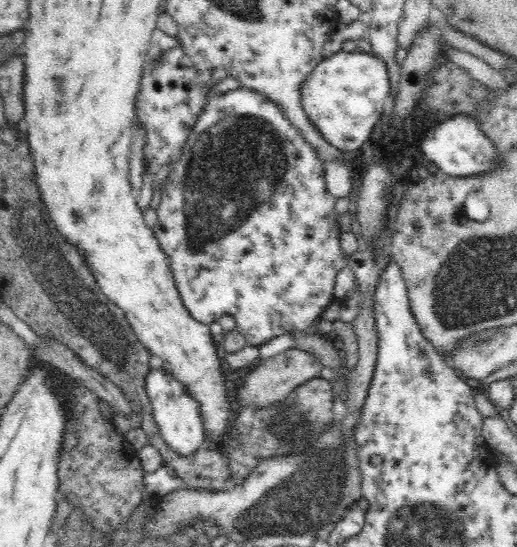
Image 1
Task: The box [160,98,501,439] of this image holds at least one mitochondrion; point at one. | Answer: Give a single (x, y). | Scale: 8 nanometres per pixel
(222, 180)

